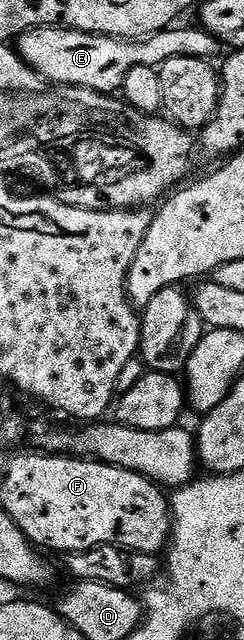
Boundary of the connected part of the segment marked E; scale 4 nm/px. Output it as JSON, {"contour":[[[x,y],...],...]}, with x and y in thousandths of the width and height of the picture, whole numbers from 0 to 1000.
{"contour":[[[799,38],[730,41],[648,47],[639,53],[566,63],[352,53],[270,41],[160,41],[78,55],[70,83],[184,128],[230,134],[328,134],[393,141],[402,147],[467,148],[500,142],[512,119],[549,103],[648,106],[713,91],[881,94],[906,80],[906,67],[857,48]]]}

